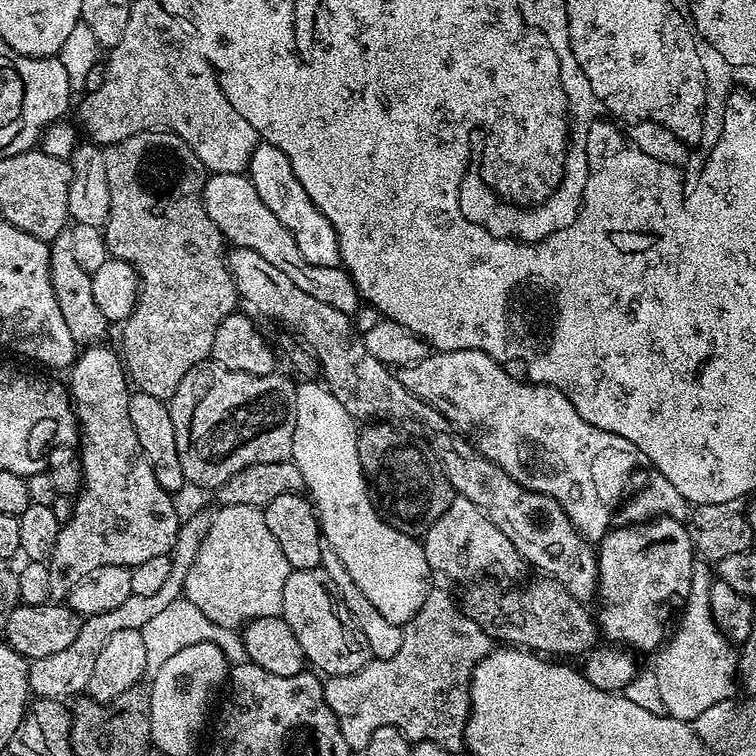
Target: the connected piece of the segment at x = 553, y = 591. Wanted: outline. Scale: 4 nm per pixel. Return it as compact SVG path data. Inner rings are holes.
M540 574L525 586L524 592L503 592L496 582L472 582L462 596L462 607L493 641L504 646L526 648L537 654L572 658L592 651L598 644L598 620L588 613L581 597L570 594L557 580Z

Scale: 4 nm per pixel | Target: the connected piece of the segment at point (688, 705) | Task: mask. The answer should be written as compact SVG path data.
M697 563L692 569L688 601L679 613L674 631L654 656L656 665L652 668L652 676L656 679L659 707L675 720L698 718L702 710L710 710L710 706L718 706L718 702L733 699L738 692L737 649L720 631L710 610L710 586L713 579L713 569L707 563Z

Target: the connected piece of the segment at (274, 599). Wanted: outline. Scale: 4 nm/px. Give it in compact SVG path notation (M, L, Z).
M220 506L209 519L208 533L198 550L198 558L194 558L194 566L190 566L190 574L186 574L182 596L198 606L210 618L210 622L220 626L239 629L251 620L280 615L282 606L282 589L286 587L289 566L286 554L282 554L282 546L278 546L274 534L266 527L263 511L254 506Z

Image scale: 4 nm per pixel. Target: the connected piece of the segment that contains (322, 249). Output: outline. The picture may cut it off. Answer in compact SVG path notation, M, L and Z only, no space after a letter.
M257 143L246 175L258 198L262 198L262 202L270 206L270 211L278 218L278 222L282 222L282 226L286 226L286 230L294 234L294 242L298 242L298 254L302 254L306 262L331 268L340 264L340 248L336 245L334 226L322 214L322 210L318 210L318 206L310 202L310 196L306 194L306 190L302 190L302 182L298 182L294 168L290 166L290 160L286 158L286 154L282 154L282 150L278 150L278 146Z

